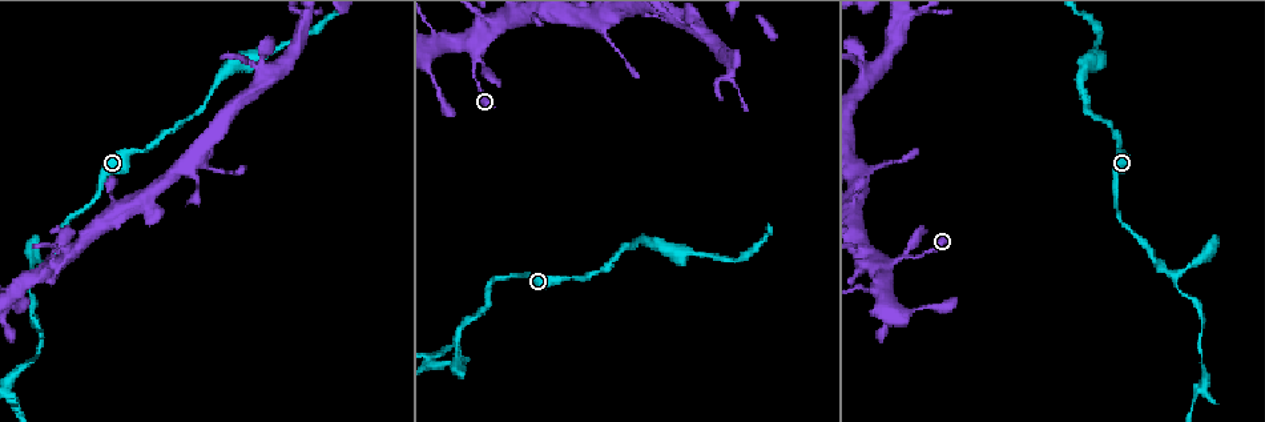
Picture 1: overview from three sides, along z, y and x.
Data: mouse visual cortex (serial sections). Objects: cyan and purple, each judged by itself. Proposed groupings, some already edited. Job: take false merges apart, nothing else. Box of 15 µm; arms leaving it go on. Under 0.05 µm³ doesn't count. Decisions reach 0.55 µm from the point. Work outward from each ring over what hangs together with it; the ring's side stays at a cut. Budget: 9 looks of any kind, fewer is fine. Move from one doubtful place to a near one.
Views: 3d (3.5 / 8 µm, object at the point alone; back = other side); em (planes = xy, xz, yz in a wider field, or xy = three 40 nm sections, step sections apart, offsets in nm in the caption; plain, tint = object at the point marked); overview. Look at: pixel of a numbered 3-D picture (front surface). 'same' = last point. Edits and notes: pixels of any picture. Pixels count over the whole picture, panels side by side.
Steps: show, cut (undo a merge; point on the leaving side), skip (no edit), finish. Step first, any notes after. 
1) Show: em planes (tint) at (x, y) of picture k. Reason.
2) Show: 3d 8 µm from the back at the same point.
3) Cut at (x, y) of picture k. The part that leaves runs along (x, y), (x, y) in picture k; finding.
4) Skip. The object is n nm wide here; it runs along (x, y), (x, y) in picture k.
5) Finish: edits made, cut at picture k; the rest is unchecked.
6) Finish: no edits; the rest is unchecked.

Show: em xy step 1 (tint) at (1175, 274) of picture 1. Arms part here.

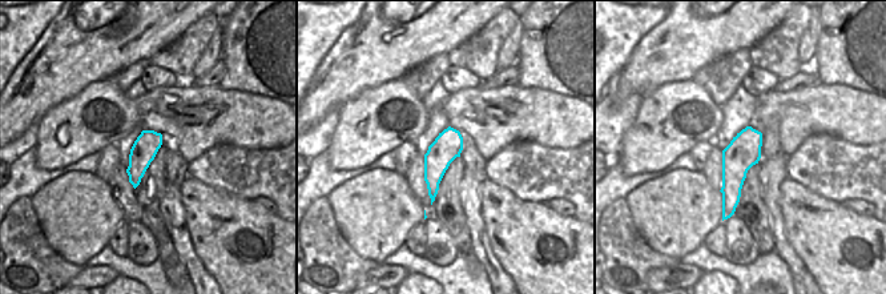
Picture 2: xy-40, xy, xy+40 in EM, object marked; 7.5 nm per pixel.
Show: 3d 3.5 µm at the same point.

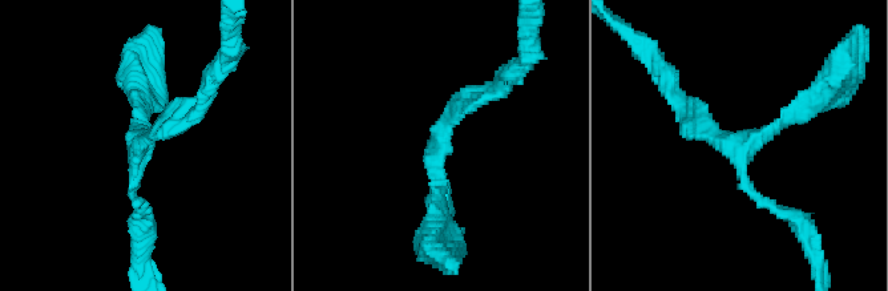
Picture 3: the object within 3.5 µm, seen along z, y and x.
Skip. The arms are 150, 150, 200 nm wide; all the same cell.

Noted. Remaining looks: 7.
Show: 3d 3.5 µm at (1205, 383) of picture 1. Four arms meet.

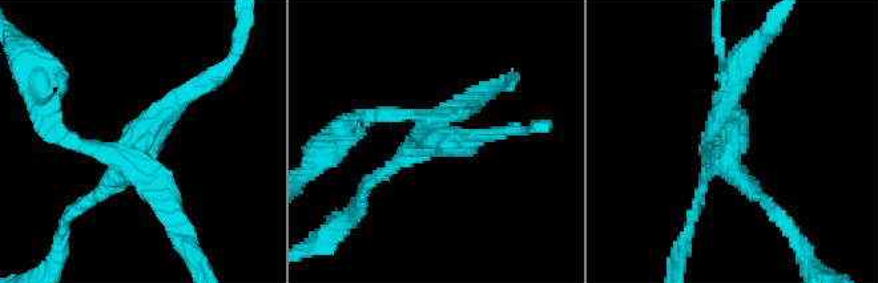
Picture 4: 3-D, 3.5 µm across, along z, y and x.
Show: em xy step 3 (tint) at (137, 139) of picture 4. 4 arms meet here; the arms are 150, 150, 150, 200 nm wide; shape alone is not enough.

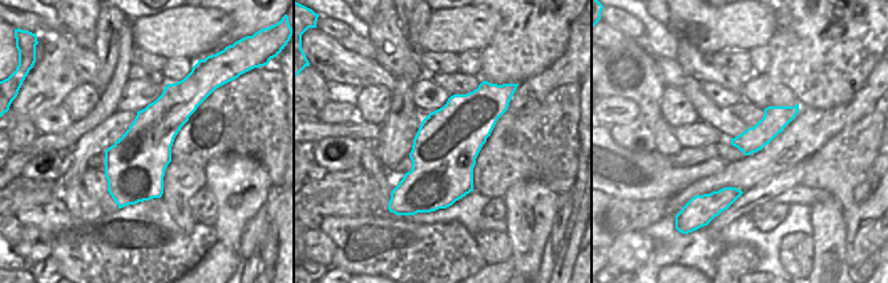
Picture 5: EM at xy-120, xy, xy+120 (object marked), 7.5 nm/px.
Cut at (156, 206) of picture 4. The part that leaves runs along (140, 165), (164, 177), (201, 263) in picture 4; two cells meet here.

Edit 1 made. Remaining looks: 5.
Show: 3d 3.5 µm at (474, 55) of picture 1. Thin arm on a thick one.

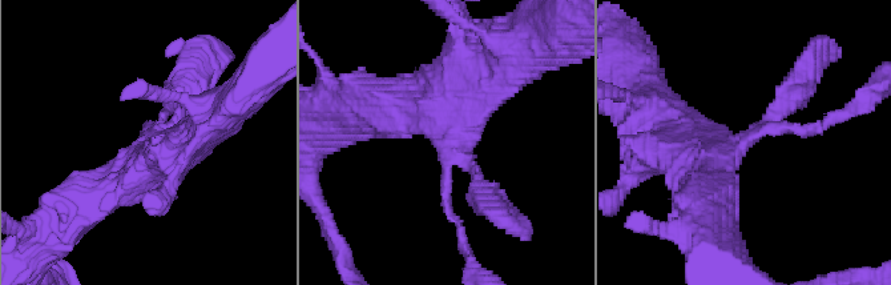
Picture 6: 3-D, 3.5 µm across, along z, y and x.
Show: em xy step 3 (tint) at (736, 143) of picture 6. Now the EM.

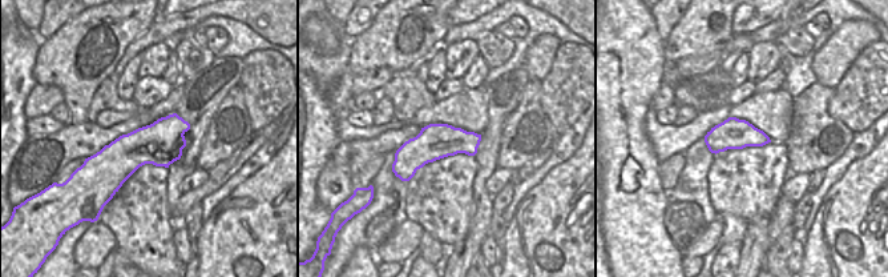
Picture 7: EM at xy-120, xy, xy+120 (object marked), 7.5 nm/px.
Skip. The object is 280 nm wide here; it runs along (451, 217), (451, 136), (500, 68) in picture 6; continuous, no second cell.

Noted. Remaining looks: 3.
Show: 3d 3.5 µm at (859, 175) of picture 1. Small branch off a trunk.

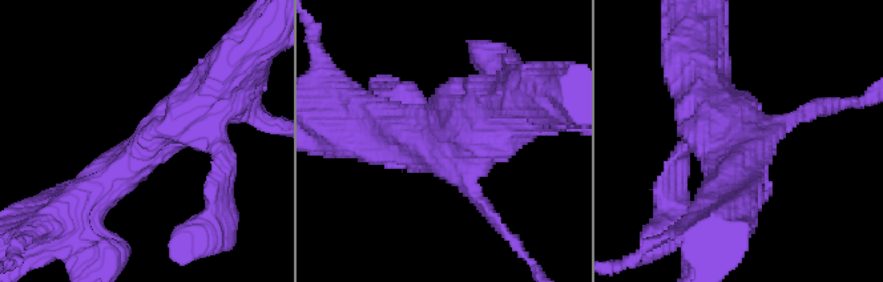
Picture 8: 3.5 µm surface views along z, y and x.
Show: em xy step 3 (plain) at (738, 141) of picture 8. 3 arms meet here; the arms are 200, 500, 700 nm wide.

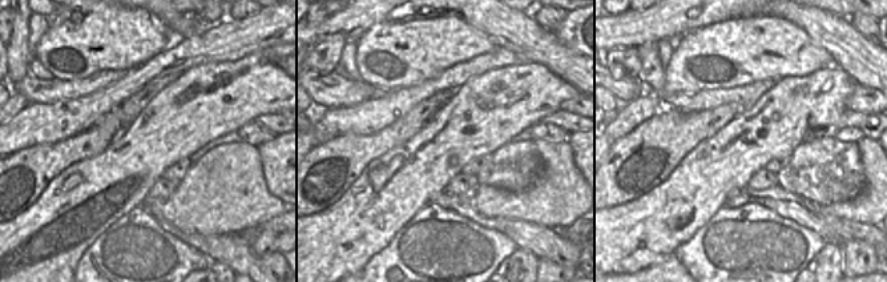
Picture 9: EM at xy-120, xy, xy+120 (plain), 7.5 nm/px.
Show: em xy step 3 (tint) at the same point. Where the object lies.

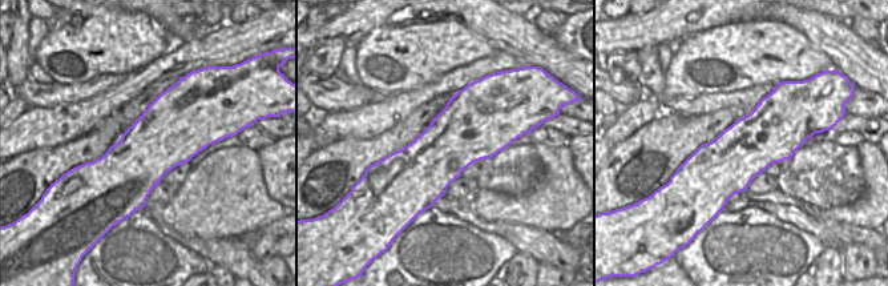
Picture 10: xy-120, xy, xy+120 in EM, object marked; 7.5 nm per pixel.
Skip. All the same cell.

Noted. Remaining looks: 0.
Finish: edits made, cut at picture 4; the rest is unchecked.

